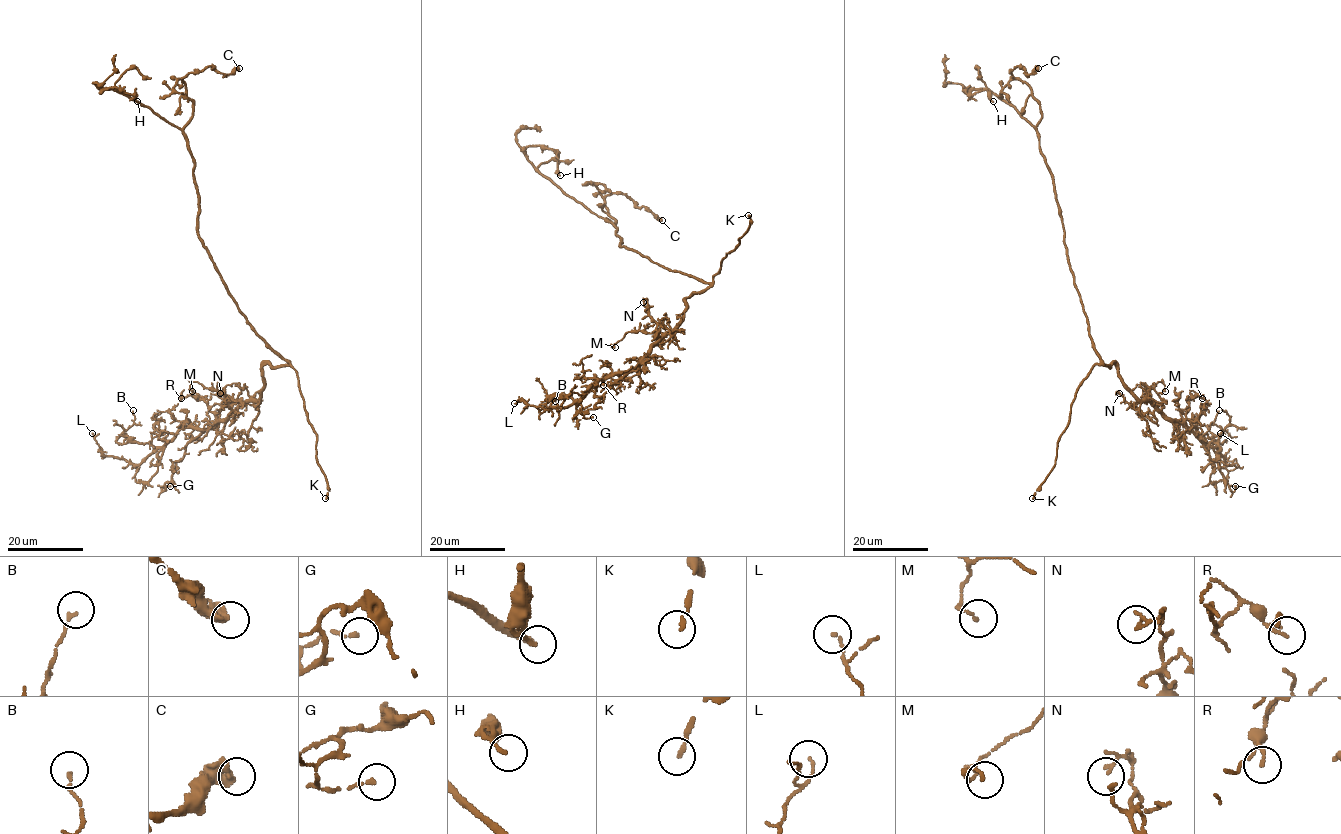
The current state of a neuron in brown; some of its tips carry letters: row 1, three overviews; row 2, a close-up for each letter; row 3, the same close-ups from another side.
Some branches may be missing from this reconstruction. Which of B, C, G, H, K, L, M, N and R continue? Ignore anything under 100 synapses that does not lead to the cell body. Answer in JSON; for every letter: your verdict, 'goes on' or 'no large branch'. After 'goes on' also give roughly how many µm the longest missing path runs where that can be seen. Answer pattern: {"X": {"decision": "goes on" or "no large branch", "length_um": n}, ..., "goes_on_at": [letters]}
{"B": {"decision": "no large branch"}, "C": {"decision": "no large branch"}, "G": {"decision": "no large branch"}, "H": {"decision": "no large branch"}, "K": {"decision": "goes on", "length_um": 25}, "L": {"decision": "no large branch"}, "M": {"decision": "no large branch"}, "N": {"decision": "no large branch"}, "R": {"decision": "no large branch"}, "goes_on_at": ["K"]}

